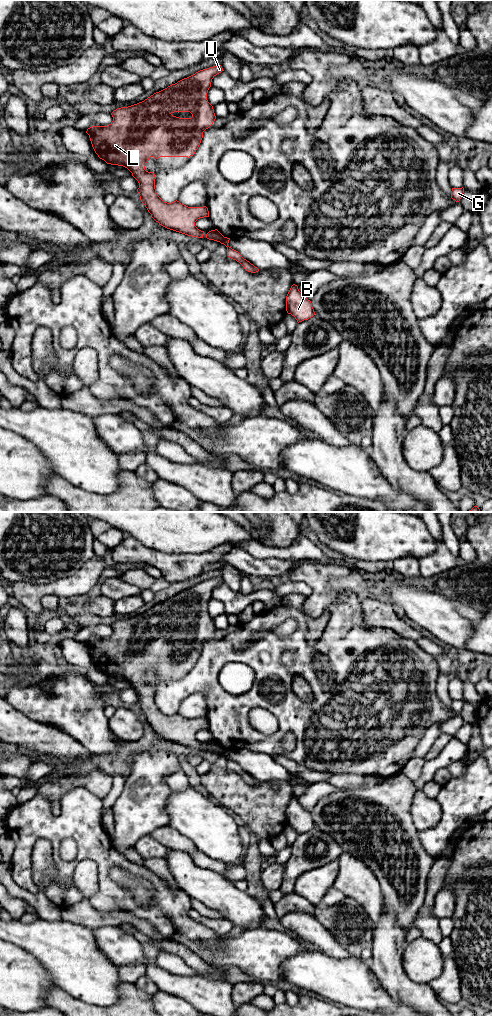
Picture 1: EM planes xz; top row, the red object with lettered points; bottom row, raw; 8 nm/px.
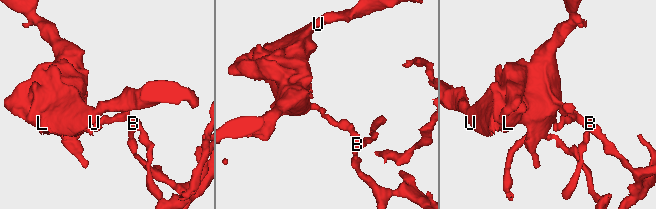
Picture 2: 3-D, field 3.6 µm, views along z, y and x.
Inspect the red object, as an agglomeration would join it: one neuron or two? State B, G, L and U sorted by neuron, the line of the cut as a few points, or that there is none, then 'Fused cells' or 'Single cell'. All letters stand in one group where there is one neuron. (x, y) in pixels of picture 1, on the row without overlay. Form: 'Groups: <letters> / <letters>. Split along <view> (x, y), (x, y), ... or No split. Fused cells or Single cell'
Groups: B G / L U. Split along xz (224, 749), (220, 754). Fused cells

